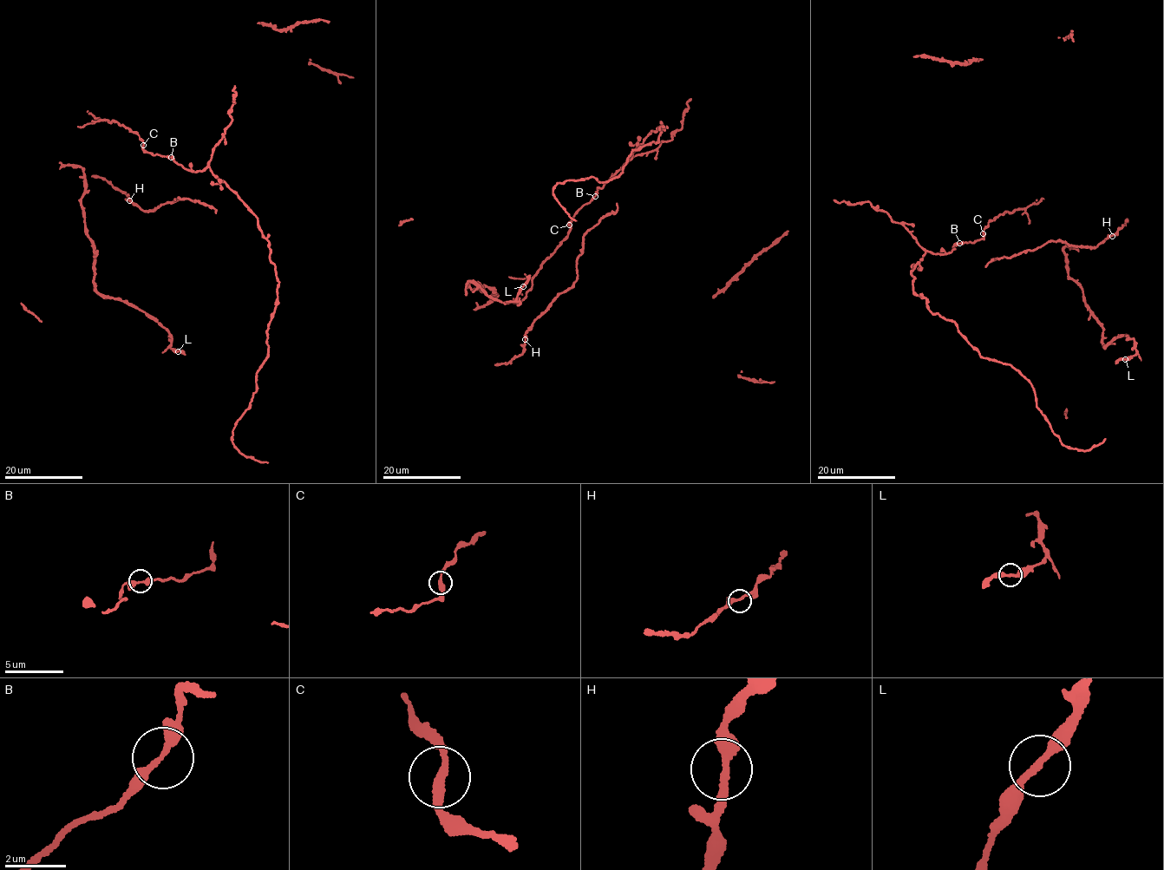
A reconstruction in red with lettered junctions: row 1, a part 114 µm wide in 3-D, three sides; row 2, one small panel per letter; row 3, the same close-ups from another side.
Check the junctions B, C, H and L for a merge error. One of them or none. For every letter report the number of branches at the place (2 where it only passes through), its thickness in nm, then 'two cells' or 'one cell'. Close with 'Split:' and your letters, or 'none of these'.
B: 2 branches meet; 280 nm thick; one cell
C: 2 branches meet; 280 nm thick; one cell
H: 2 branches meet; 320 nm thick; one cell
L: 2 branches meet; 280 nm thick; one cell
Split: none of these

